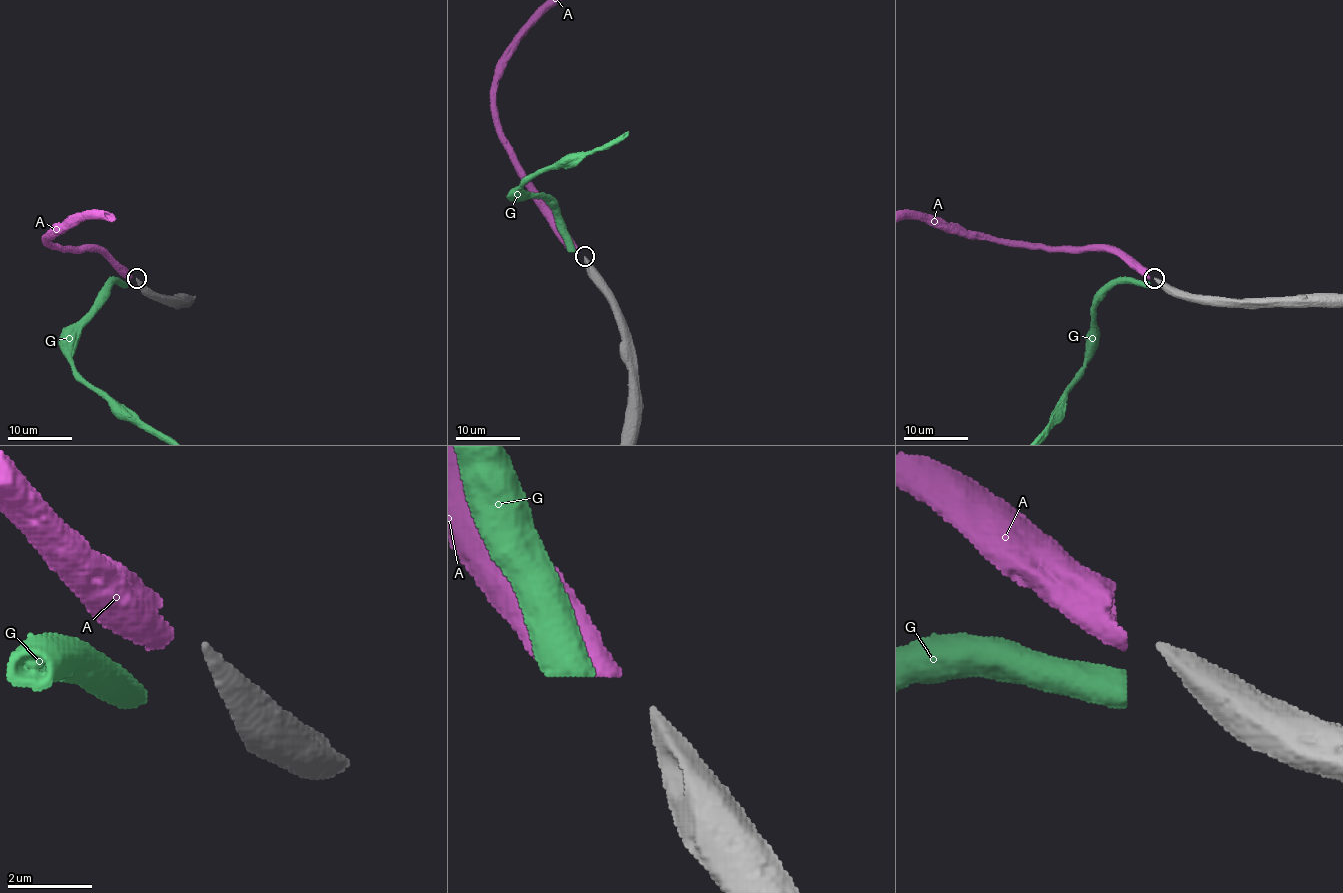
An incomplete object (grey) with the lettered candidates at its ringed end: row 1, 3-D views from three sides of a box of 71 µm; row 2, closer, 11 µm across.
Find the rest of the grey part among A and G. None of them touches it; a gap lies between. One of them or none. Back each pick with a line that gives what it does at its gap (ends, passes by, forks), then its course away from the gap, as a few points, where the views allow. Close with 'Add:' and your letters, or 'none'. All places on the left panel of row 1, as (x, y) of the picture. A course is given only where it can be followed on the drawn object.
A: it ends there
Add: A

